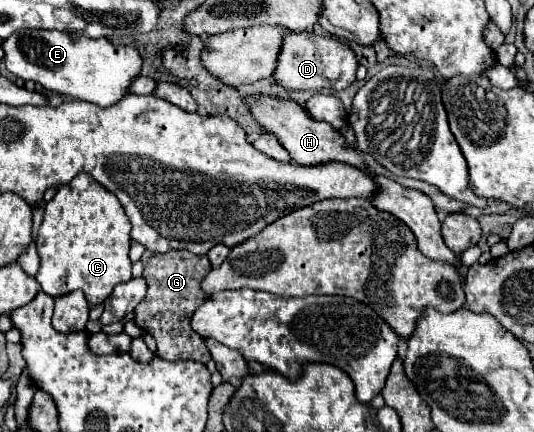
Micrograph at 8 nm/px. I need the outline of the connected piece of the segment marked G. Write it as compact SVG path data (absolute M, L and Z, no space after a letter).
M146 250L142 254L144 280L148 284L148 294L140 306L134 310L134 322L146 334L150 334L158 344L158 356L162 360L196 360L206 364L210 352L206 340L192 330L190 320L198 306L208 300L208 294L202 290L202 280L210 272L210 260L206 256L196 256L188 250L172 250L166 254L156 254Z

